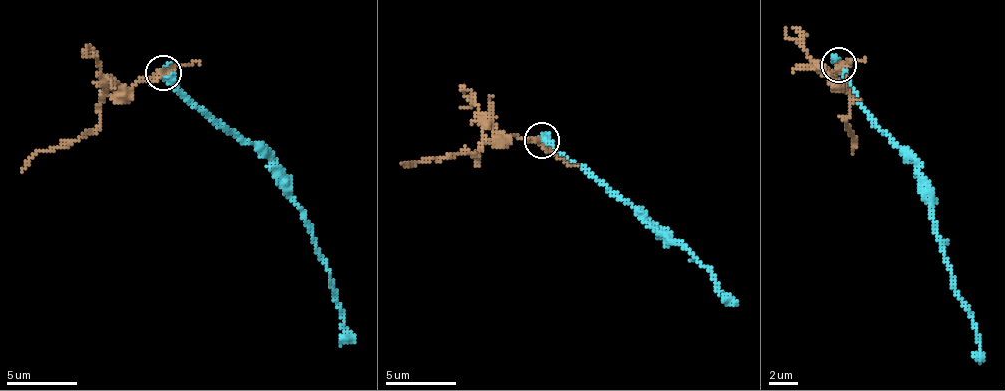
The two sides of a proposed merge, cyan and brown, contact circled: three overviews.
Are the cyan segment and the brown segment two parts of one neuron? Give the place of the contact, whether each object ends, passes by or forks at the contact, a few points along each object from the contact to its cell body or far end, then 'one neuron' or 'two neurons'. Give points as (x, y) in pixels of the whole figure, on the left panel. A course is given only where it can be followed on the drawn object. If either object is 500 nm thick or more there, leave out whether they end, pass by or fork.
place (163, 73); cyan ends; brown passes by; course cyan (164, 73), (270, 159), (277, 184), (302, 211), (330, 273), (344, 314), (340, 346); course brown (160, 73), (118, 88), (100, 101), (100, 122), (78, 137), (39, 150), (21, 172); two neurons

